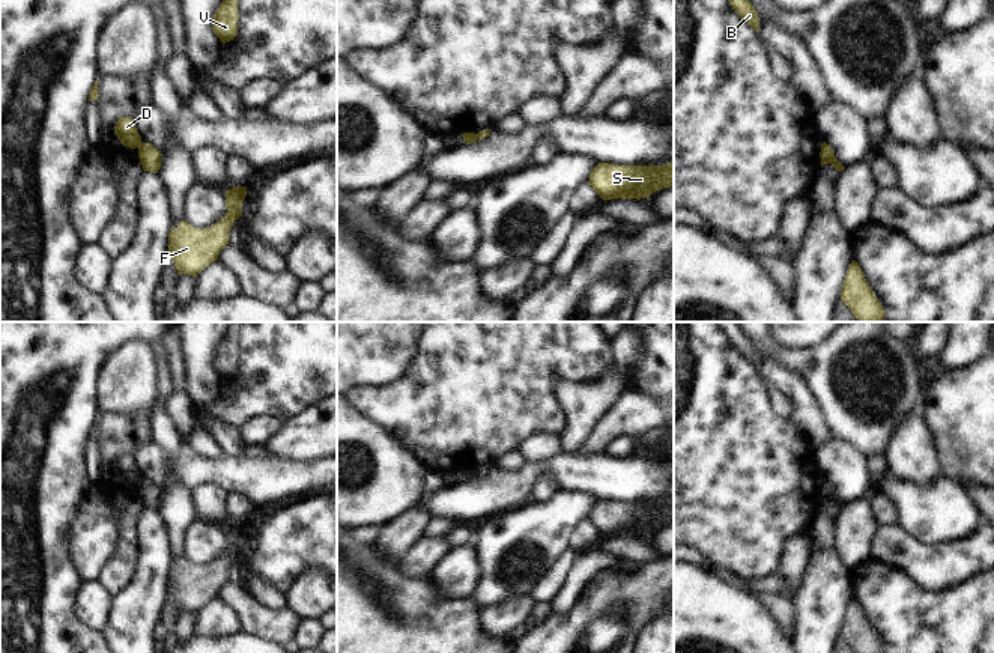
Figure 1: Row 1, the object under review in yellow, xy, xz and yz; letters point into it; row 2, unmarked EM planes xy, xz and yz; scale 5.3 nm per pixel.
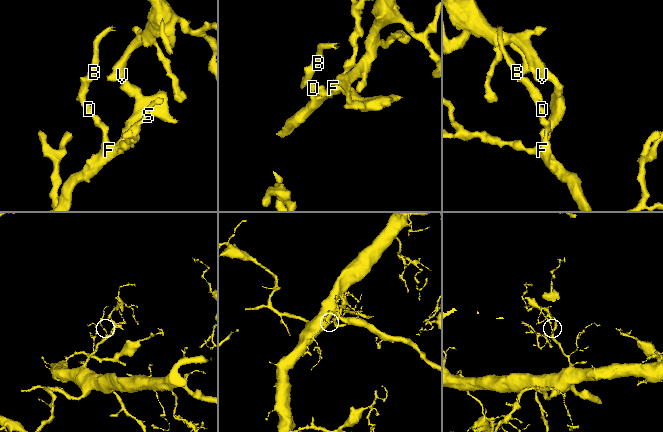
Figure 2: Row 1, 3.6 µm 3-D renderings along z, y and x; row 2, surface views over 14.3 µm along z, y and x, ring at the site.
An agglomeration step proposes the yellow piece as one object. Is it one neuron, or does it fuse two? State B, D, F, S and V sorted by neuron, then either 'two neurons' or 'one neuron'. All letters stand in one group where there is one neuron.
B D / F S V; two neurons

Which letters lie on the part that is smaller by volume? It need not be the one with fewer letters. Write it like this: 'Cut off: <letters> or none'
Cut off: B, D

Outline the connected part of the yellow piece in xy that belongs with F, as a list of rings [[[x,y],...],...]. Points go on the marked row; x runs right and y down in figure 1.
[[[233,187],[226,191],[227,214],[218,223],[203,230],[180,221],[168,233],[168,257],[177,274],[195,277],[218,259],[220,251],[229,244],[229,232],[233,223],[242,217],[242,202],[247,187]]]

